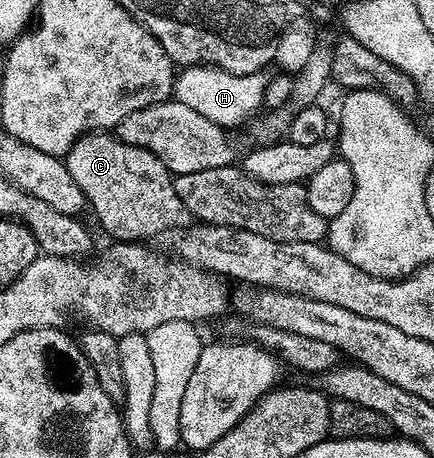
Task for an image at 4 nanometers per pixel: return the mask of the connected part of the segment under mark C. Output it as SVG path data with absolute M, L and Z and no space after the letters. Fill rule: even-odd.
M98 131L85 133L80 137L63 160L67 171L71 171L71 179L79 183L79 191L83 191L91 213L93 209L98 223L107 232L114 233L118 242L145 243L148 242L148 237L157 237L164 229L180 230L190 224L187 207L183 207L183 199L179 199L179 195L175 195L173 190L174 174L151 151L135 147L131 143L123 143L112 132Z

